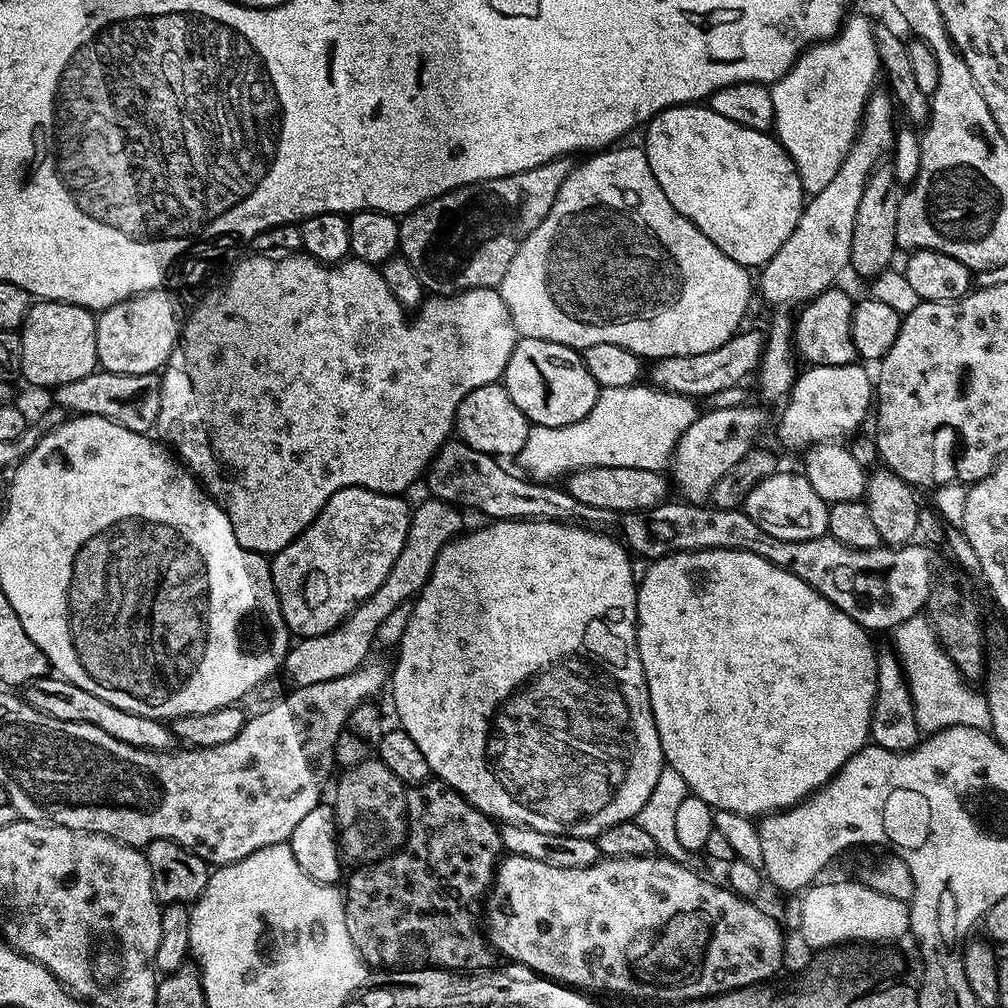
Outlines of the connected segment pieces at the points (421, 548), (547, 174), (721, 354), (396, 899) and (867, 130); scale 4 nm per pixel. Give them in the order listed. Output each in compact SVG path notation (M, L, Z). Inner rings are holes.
M427 499L417 509L413 509L407 540L382 586L370 598L357 605L355 611L336 630L326 635L303 637L289 647L284 670L290 674L297 687L332 681L360 668L367 661L368 652L373 649L376 630L380 624L393 610L409 603L424 588L437 554L462 530L463 516L458 508L444 500Z
M561 158L538 166L534 170L521 171L513 176L485 183L472 191L453 190L447 194L433 196L427 204L411 209L400 220L399 251L416 268L422 286L429 293L438 296L454 296L458 292L475 288L499 289L508 269L508 261L515 258L524 239L550 213L550 208L558 197L558 190L566 182L573 167L571 159ZM460 203L468 204L468 213L460 221L456 221L464 212Z
M741 330L731 336L718 350L706 350L706 354L689 356L662 356L651 361L651 387L674 395L699 398L698 396L716 396L719 392L728 392L736 388L748 375L755 373L760 366L764 353L765 333Z
M429 778L422 784L409 787L406 792L406 806L408 807L408 835L405 836L403 845L396 849L390 856L376 861L374 864L357 867L356 873L348 880L348 892L344 896L344 913L346 914L346 930L350 930L350 942L354 942L356 953L364 959L365 964L376 970L384 970L389 966L396 966L408 952L407 940L417 940L424 944L424 956L429 965L453 970L463 970L465 973L479 973L493 967L493 949L490 947L481 925L478 923L478 912L472 907L485 899L486 893L492 887L492 878L496 875L496 865L502 856L500 843L500 828L484 813L479 812L470 804L460 792L455 792L452 787L439 778Z
M873 91L868 97L864 113L860 119L860 129L856 132L856 142L850 146L838 174L826 186L826 190L818 190L805 203L802 214L798 218L798 226L794 226L794 234L782 242L782 246L759 269L758 296L768 304L796 304L803 306L822 294L827 288L833 287L836 280L843 274L844 268L850 264L850 242L854 242L854 218L858 214L858 206L862 203L862 190L866 190L866 182L872 171L885 159L884 156L892 148L896 140L896 112L894 100L887 91Z

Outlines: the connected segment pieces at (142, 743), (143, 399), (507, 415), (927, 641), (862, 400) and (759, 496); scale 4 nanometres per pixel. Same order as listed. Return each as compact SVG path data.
M33 680L23 689L22 699L50 718L58 718L62 722L93 724L98 726L98 730L106 730L110 738L118 738L118 742L126 742L130 746L138 746L151 752L167 752L175 749L178 744L175 734L165 721L146 718L142 714L130 714L130 710L118 710L118 706L102 702L102 698L90 694L90 690L82 690L82 686L74 686L69 680Z
M99 369L77 380L57 385L53 389L55 404L61 411L73 415L110 418L127 429L149 433L155 429L161 408L161 386L159 379L149 377L119 376Z
M497 382L478 386L478 390L470 390L470 394L466 394L466 398L462 398L456 411L454 432L464 443L474 450L485 452L487 456L516 458L526 445L529 427L522 410L518 410L518 406L514 406L514 398L510 398L503 383Z
M921 614L914 618L906 618L896 628L891 629L892 636L891 647L894 649L896 657L900 659L900 665L904 668L904 673L910 686L910 694L914 702L914 718L918 722L921 733L931 734L941 732L954 726L990 729L990 706L987 705L987 698L983 691L975 692L973 685L965 679L963 673L956 668L954 662L948 657L946 650L936 637L931 622L927 615Z
M856 362L846 366L817 364L805 367L797 375L776 424L776 436L782 447L800 454L813 444L840 442L851 437L867 416L869 419L874 404L874 380L870 372L868 376L867 370L859 366L864 367Z
M777 470L773 476L768 476L754 490L750 490L744 499L742 511L754 518L766 534L774 534L774 538L783 540L809 540L825 535L828 530L829 505L818 494L814 494L814 486L803 474L796 476L792 472Z

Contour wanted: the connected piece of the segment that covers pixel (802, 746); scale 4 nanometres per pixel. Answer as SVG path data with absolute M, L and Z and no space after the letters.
M702 550L701 552L673 552L671 556L662 556L651 561L645 576L641 575L636 589L636 645L638 654L642 658L642 670L644 671L644 681L650 694L650 706L654 714L654 722L658 730L658 738L662 742L664 759L667 767L673 768L682 776L687 784L687 791L706 802L708 807L715 810L733 811L734 814L740 814L749 818L763 818L769 814L780 814L785 810L791 810L800 803L801 800L808 799L815 794L819 788L823 788L832 775L838 771L841 766L847 762L851 756L858 754L866 747L870 740L870 722L872 721L872 707L876 697L876 654L877 649L872 648L873 637L858 622L854 622L842 610L838 610L822 594L818 594L802 578L766 562L766 558L758 558L758 554L750 554L742 550Z

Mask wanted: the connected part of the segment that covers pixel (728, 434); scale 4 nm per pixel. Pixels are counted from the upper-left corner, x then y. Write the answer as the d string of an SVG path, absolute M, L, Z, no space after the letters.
M716 408L697 415L681 437L670 461L670 480L688 502L704 502L711 497L722 474L731 472L747 452L757 447L764 428L764 412L760 408Z

